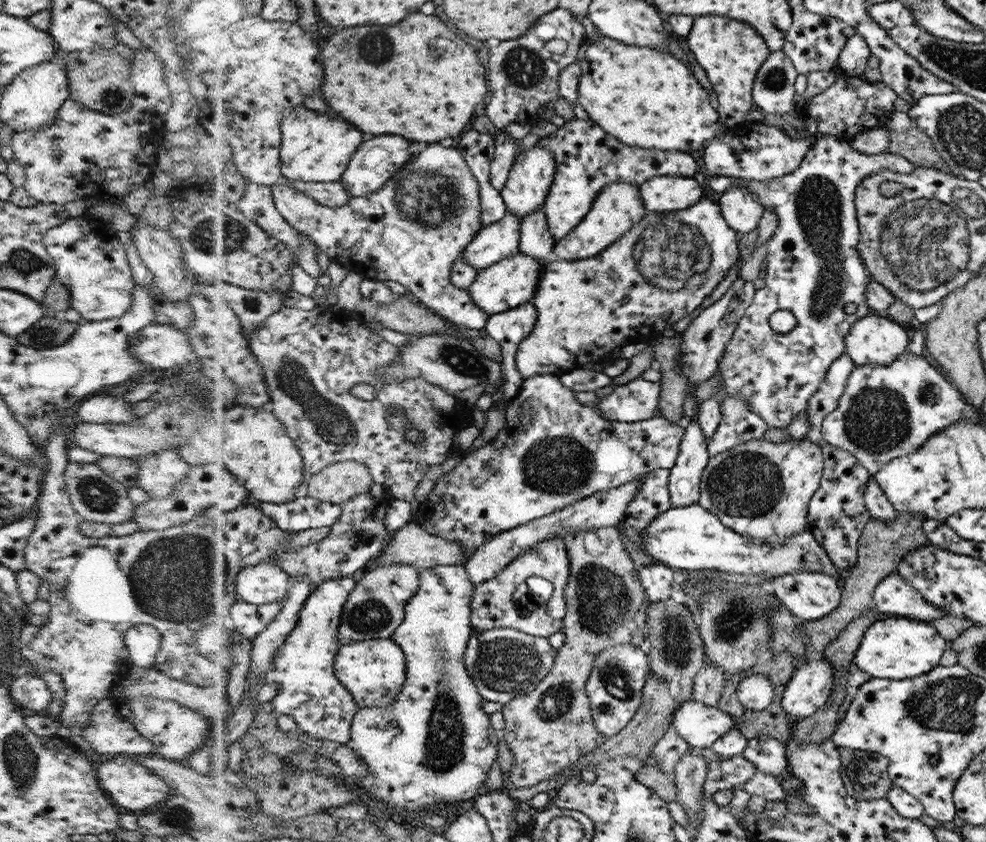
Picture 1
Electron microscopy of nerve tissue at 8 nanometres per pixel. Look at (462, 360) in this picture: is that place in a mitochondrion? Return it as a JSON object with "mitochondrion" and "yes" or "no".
{"mitochondrion":"yes"}

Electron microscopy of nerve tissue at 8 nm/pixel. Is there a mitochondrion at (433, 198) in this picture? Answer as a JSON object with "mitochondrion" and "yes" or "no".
{"mitochondrion":"yes"}

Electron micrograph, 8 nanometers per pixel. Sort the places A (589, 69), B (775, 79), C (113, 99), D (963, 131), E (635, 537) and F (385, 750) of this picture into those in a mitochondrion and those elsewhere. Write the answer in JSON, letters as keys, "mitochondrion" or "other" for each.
{"A":"other","B":"mitochondrion","C":"mitochondrion","D":"mitochondrion","E":"other","F":"other"}

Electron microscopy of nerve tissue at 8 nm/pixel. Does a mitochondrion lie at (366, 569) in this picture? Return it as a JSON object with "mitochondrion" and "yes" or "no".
{"mitochondrion":"no"}

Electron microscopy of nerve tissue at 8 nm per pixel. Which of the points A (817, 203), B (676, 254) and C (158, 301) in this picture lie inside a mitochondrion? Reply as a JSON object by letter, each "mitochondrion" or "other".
{"A":"mitochondrion","B":"mitochondrion","C":"other"}

